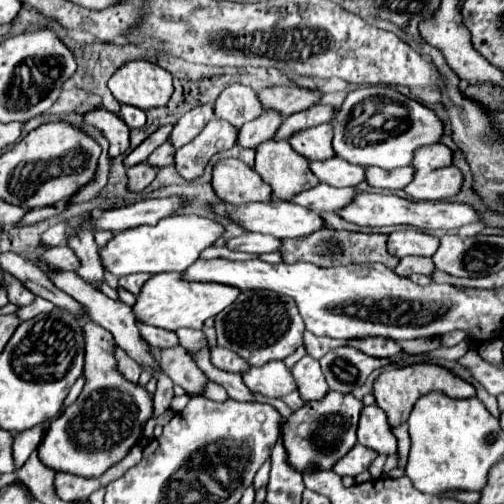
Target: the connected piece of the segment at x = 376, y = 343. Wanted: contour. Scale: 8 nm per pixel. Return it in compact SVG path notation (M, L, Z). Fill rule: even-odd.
M356 338L356 340L348 340L346 346L352 346L374 358L392 358L400 352L396 342L390 338Z

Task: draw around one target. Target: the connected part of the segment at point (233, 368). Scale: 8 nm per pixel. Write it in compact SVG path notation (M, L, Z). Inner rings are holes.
M210 346L210 360L214 366L218 366L220 370L226 370L226 372L242 374L248 368L248 364L238 354L232 354L232 350L228 350L224 346Z

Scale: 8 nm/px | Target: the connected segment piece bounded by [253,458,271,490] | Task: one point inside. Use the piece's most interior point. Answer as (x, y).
(261, 478)

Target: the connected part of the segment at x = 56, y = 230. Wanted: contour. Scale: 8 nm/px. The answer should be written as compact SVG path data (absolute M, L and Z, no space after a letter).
M67 220L61 221L60 223L50 227L41 235L42 245L53 248L59 245L65 239L65 230L68 226Z

